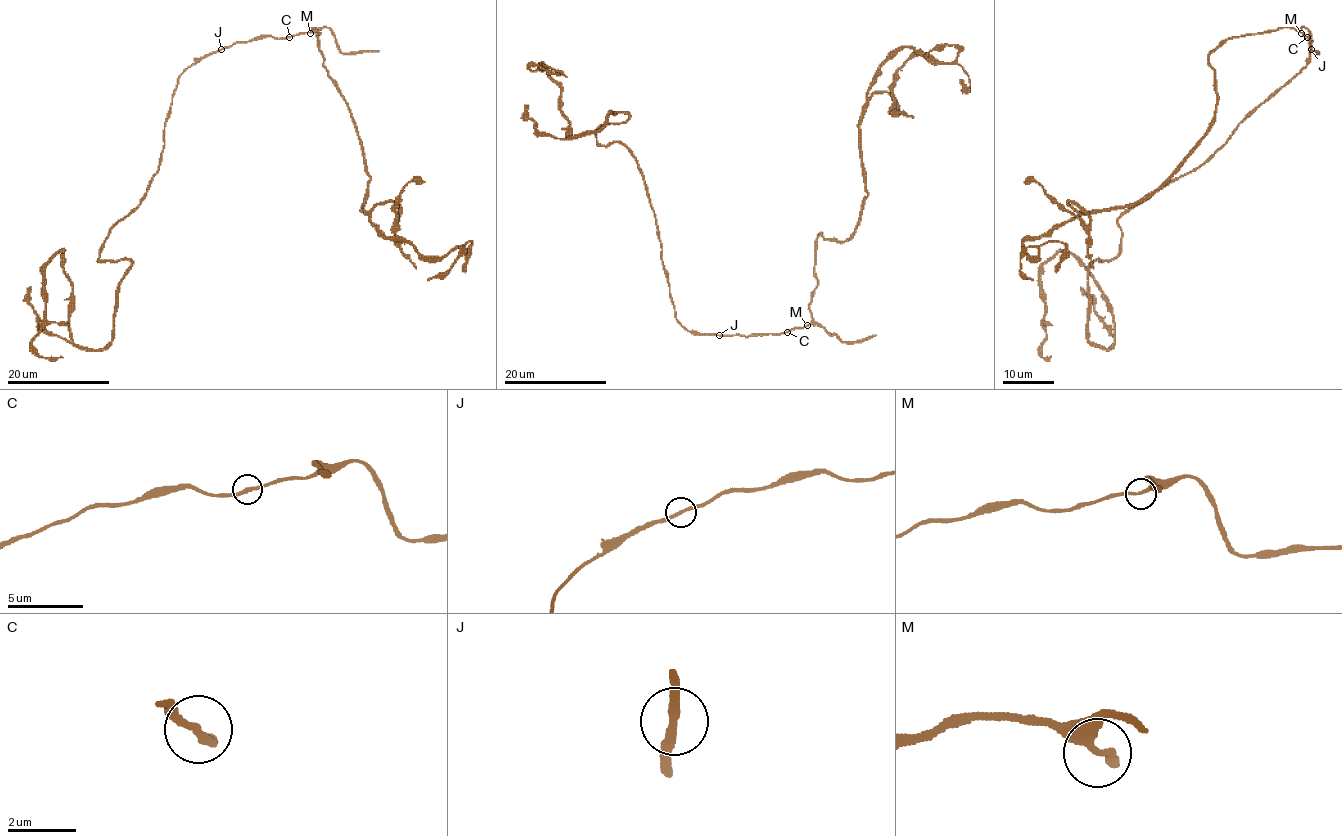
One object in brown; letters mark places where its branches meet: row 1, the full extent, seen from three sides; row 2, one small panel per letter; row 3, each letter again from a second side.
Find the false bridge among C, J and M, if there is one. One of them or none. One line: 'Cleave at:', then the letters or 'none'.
Cleave at: none

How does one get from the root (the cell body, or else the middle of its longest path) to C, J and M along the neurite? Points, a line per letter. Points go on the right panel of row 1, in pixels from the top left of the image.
C: (1287, 84), (1308, 64), (1312, 41), (1308, 36)
J: (1287, 84), (1308, 64), (1310, 49)
M: (1287, 84), (1308, 64), (1312, 41), (1301, 32)

